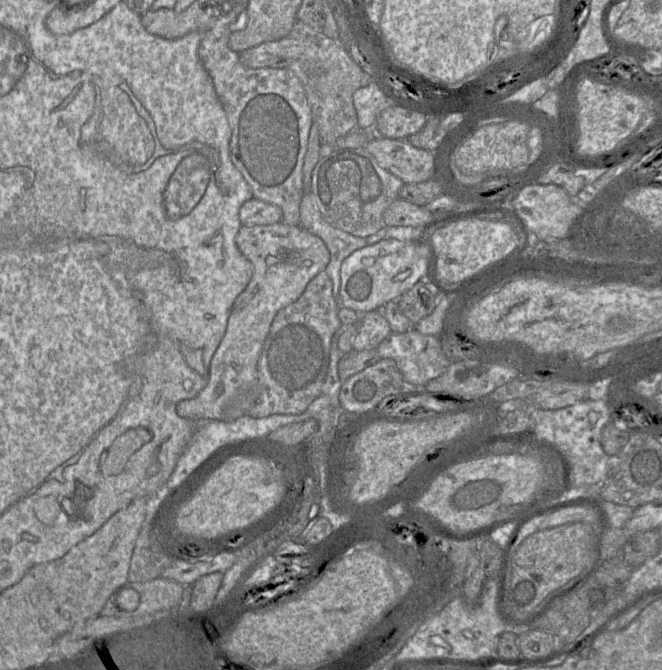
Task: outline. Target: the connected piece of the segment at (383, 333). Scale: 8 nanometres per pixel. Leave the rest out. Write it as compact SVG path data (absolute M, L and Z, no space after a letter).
M382 308L360 314L360 327L353 338L353 350L376 349L391 333L389 323L382 315Z

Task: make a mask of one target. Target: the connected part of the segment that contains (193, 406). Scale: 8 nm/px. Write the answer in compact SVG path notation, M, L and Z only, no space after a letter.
M283 222L270 225L242 225L236 237L236 244L251 263L253 273L248 285L233 304L224 336L210 363L206 386L195 397L182 400L176 405L177 414L192 421L233 421L248 415L251 407L259 399L258 360L273 319L281 309L302 295L310 280L324 271L330 261L330 253L323 240L300 225L288 225Z

